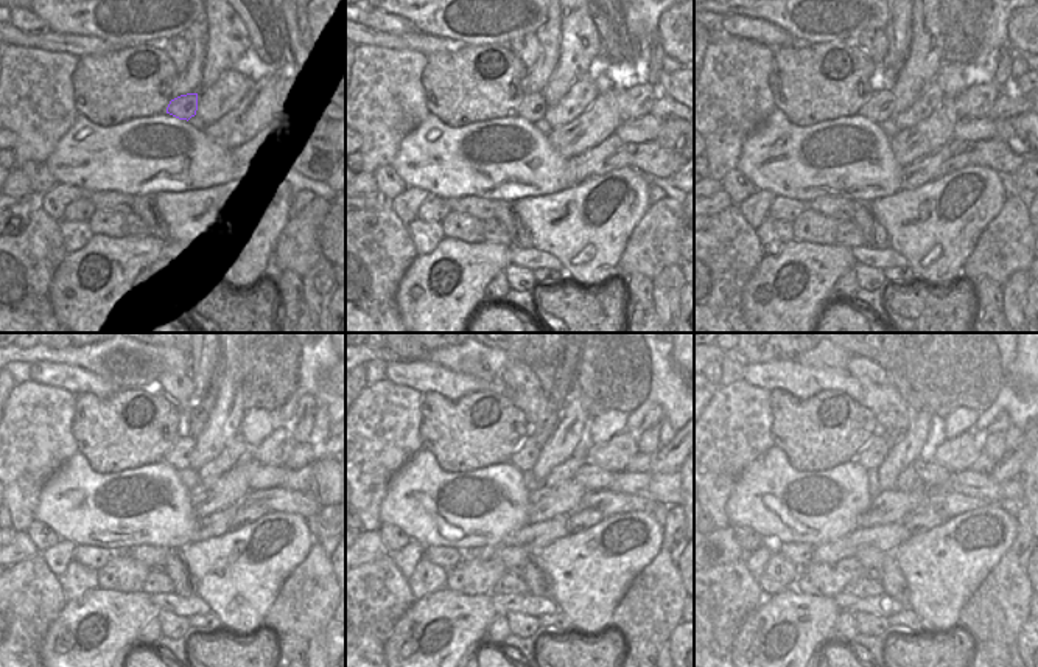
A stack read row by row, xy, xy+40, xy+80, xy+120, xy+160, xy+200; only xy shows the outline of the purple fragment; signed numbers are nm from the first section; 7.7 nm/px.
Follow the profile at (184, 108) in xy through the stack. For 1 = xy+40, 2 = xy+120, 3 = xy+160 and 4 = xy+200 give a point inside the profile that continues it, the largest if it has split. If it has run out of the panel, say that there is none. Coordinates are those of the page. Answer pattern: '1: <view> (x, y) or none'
1: xy+40 (533, 108)
2: xy+120 (179, 456)
3: xy+160 (525, 457)
4: xy+200 (872, 456)

